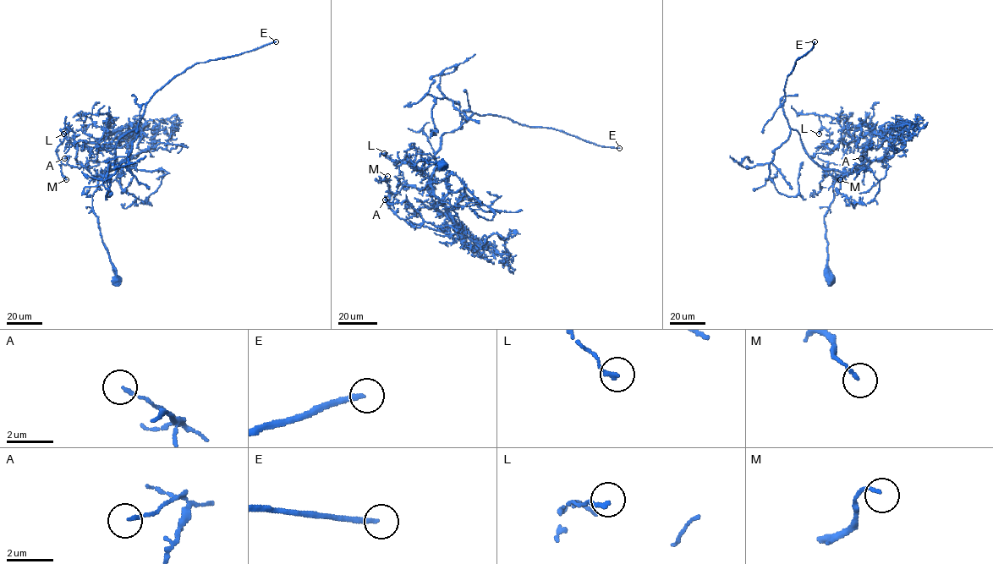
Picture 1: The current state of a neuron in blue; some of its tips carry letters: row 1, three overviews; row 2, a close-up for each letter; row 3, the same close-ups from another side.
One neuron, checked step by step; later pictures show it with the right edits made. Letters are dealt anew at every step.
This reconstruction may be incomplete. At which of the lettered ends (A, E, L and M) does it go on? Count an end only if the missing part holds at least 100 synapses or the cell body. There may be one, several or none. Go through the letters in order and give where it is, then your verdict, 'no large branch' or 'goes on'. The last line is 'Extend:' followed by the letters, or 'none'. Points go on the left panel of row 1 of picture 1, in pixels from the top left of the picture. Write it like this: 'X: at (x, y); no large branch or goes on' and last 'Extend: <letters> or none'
A: at (64, 158); no large branch
E: at (276, 41); goes on
L: at (63, 134); no large branch
M: at (66, 179); no large branch
Extend: E

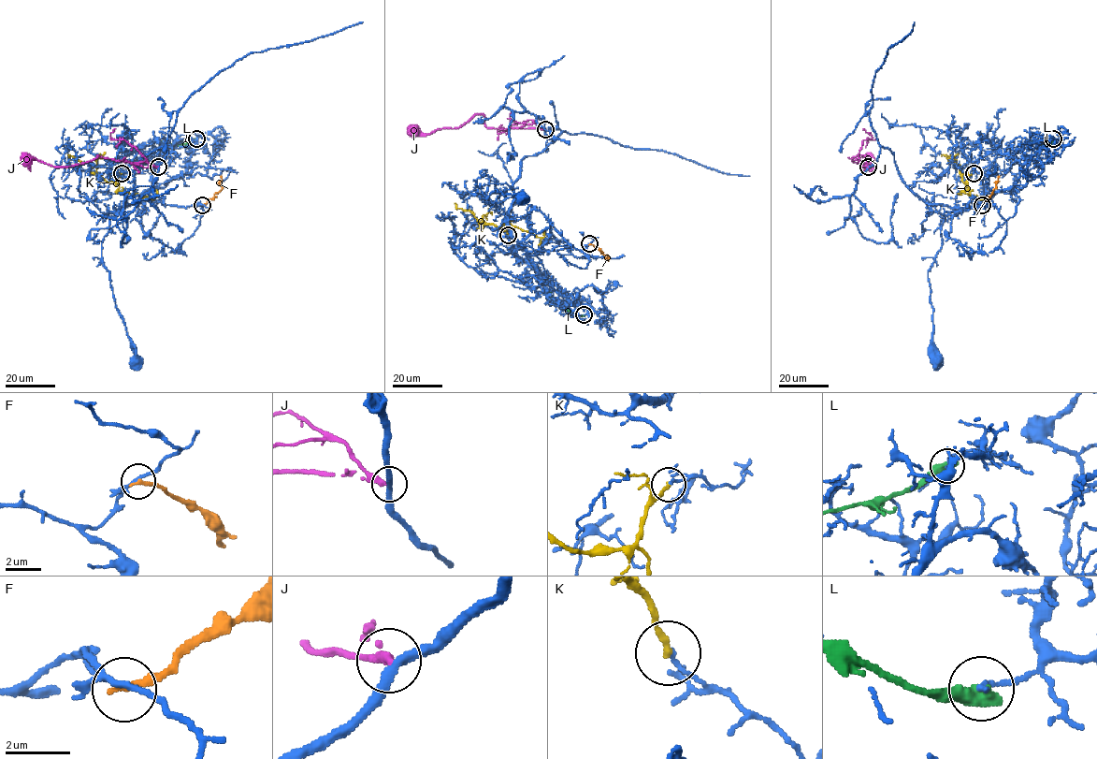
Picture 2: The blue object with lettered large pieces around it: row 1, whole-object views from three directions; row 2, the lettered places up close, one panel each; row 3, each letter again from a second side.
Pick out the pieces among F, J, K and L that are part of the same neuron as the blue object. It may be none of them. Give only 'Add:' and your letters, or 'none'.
Add: none

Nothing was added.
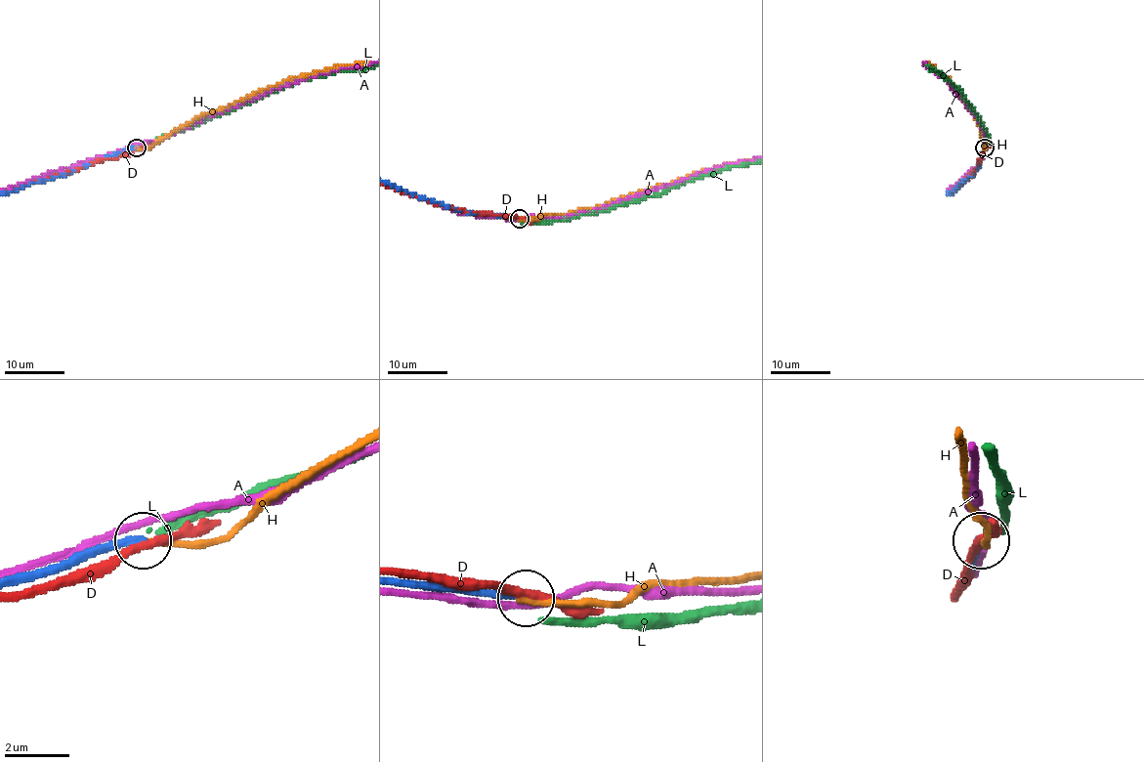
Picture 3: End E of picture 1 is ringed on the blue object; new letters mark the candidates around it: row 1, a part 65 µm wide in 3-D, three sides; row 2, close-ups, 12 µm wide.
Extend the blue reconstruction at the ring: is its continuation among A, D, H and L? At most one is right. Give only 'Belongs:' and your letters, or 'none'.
Belongs: none

